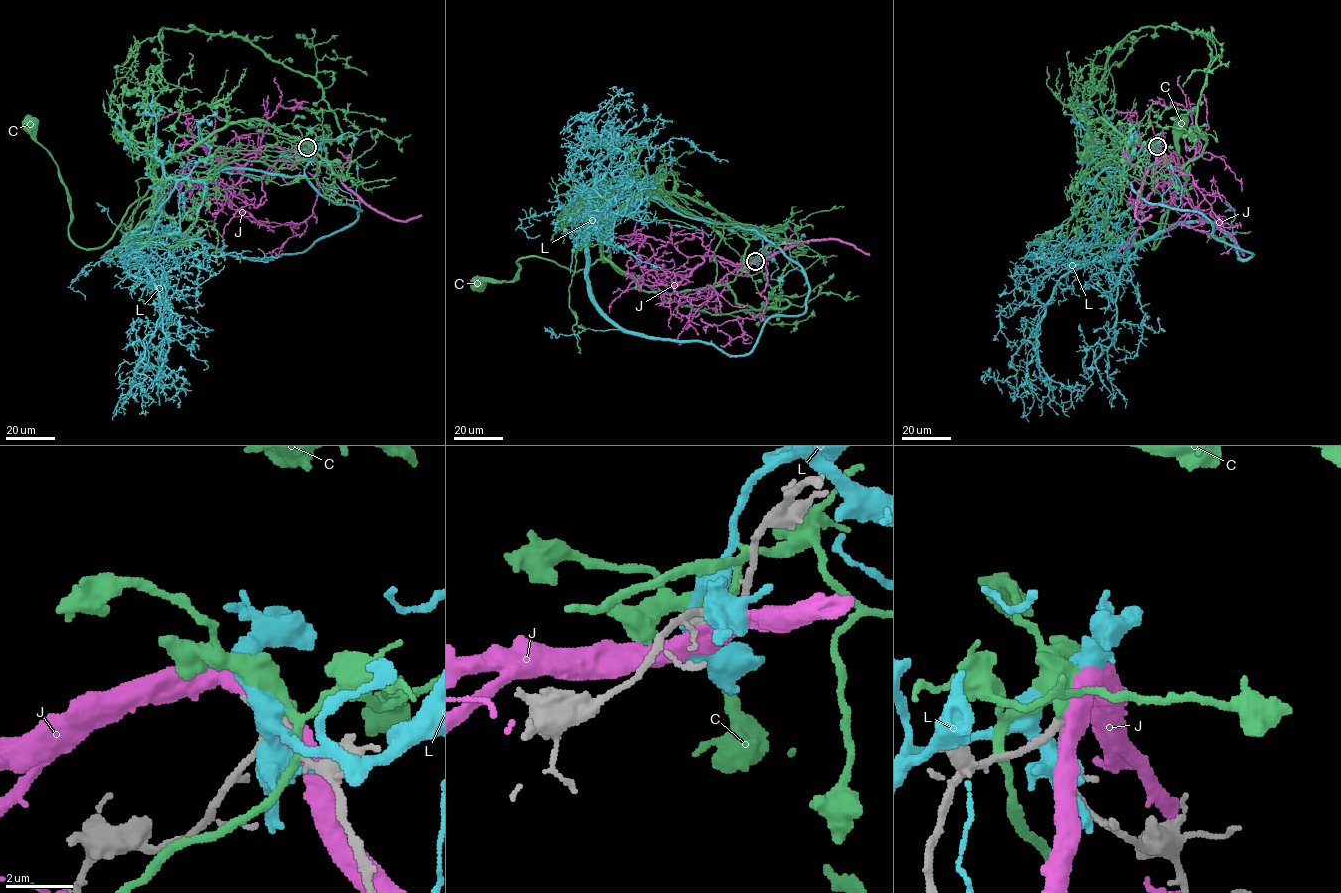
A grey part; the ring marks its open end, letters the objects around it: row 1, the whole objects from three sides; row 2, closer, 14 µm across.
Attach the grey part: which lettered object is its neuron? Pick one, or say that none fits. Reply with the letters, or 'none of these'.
none of these

